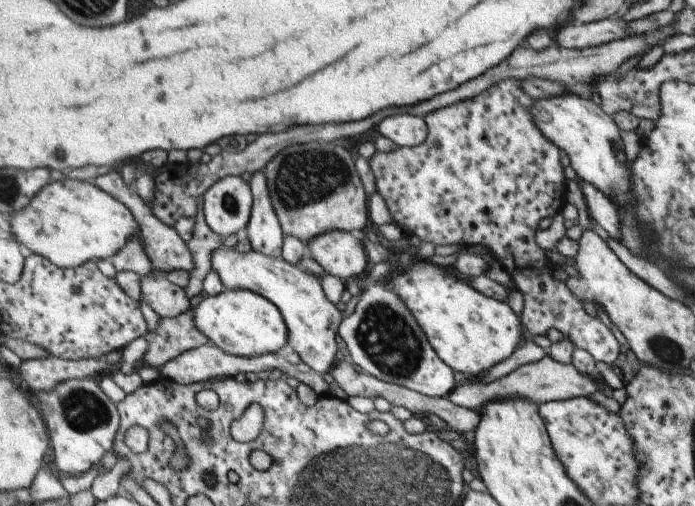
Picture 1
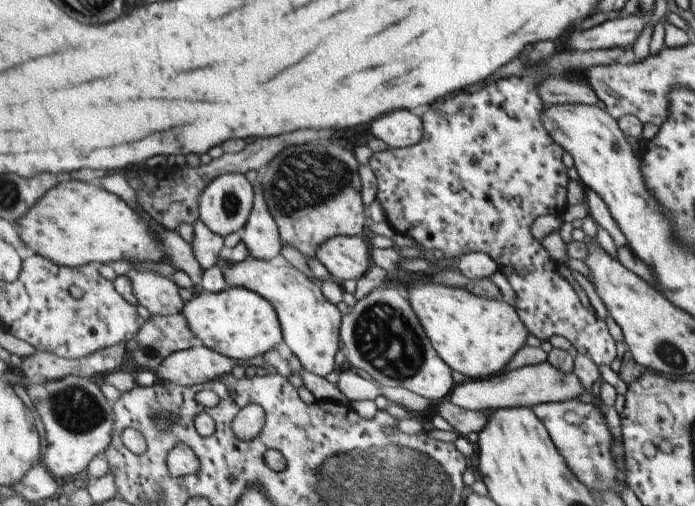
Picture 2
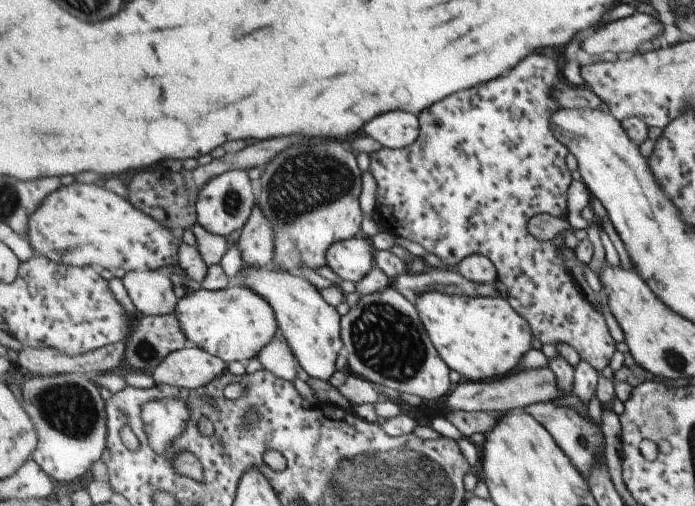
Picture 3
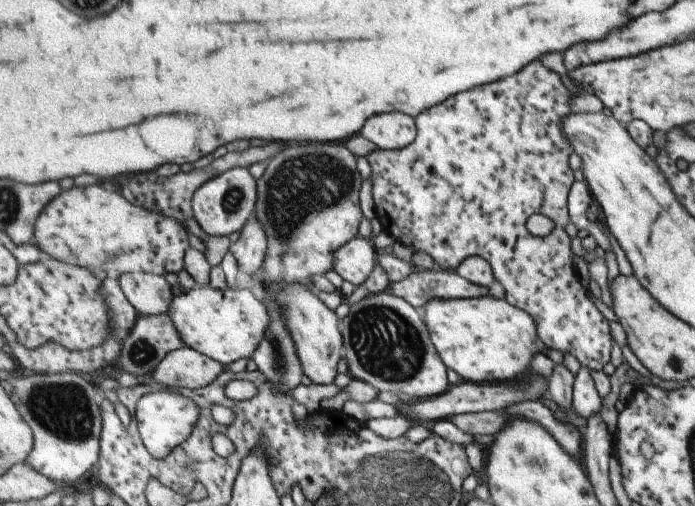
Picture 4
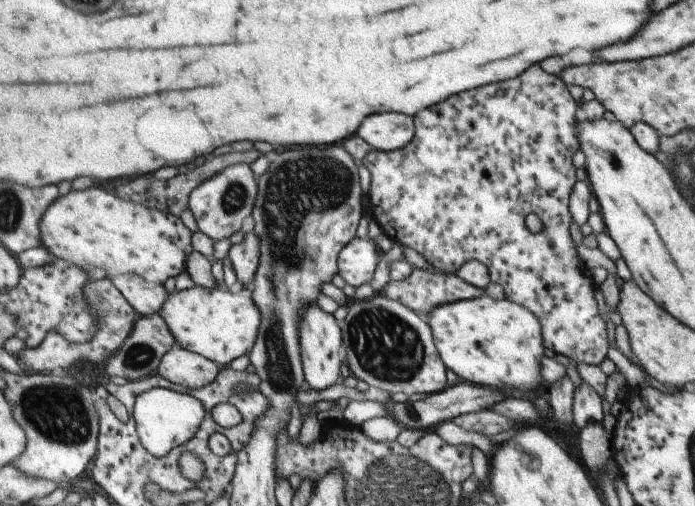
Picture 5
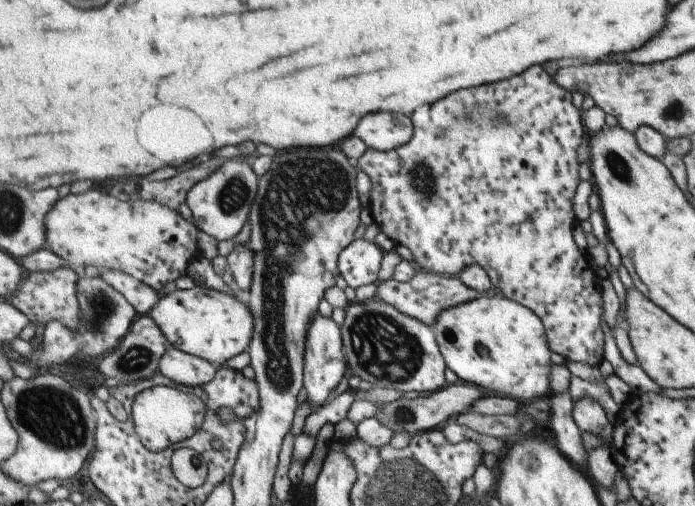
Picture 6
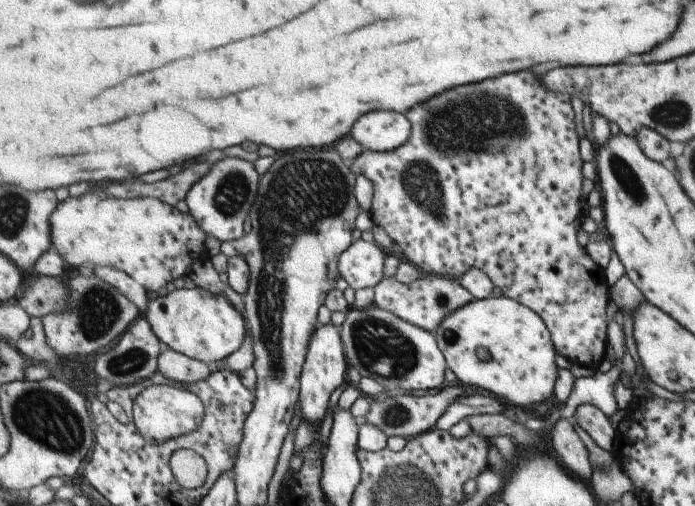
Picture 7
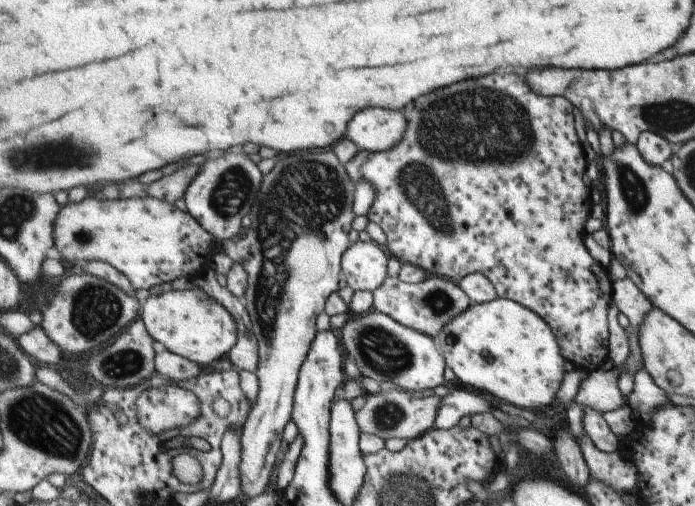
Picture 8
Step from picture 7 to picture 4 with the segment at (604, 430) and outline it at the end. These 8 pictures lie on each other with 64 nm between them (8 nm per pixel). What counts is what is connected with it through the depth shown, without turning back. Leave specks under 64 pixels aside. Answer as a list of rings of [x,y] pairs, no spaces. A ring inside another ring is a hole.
[[[583,366],[577,372],[573,407],[580,416],[586,419],[603,410],[603,400],[595,388],[593,378],[591,378],[591,369],[587,366]]]

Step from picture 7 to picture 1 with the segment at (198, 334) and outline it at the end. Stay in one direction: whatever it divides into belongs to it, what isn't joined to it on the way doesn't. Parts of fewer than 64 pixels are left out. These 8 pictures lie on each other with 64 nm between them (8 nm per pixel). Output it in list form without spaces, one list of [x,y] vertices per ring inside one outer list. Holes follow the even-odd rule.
[[[225,290],[219,296],[207,296],[196,308],[195,320],[207,338],[223,352],[235,356],[257,356],[267,353],[285,353],[289,349],[290,329],[282,310],[267,297],[247,290]]]

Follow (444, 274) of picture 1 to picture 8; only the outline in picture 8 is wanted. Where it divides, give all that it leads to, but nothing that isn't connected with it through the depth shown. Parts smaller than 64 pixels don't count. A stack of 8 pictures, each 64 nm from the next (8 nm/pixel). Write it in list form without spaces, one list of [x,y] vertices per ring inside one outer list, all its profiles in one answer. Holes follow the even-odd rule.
[[[495,298],[491,302],[472,304],[465,312],[443,328],[436,337],[442,350],[445,365],[465,386],[489,392],[506,403],[537,411],[551,406],[557,399],[557,392],[565,378],[566,356],[563,356],[561,341],[547,321],[527,306],[509,298]]]

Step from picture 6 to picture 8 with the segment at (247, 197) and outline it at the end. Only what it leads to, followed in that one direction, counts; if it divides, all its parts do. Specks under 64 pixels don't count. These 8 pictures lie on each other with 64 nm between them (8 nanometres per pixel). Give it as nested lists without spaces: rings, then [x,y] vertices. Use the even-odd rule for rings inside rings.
[[[229,152],[219,158],[207,160],[199,176],[193,180],[185,193],[187,210],[218,241],[237,239],[245,232],[241,222],[253,210],[264,179],[261,168],[247,154]]]

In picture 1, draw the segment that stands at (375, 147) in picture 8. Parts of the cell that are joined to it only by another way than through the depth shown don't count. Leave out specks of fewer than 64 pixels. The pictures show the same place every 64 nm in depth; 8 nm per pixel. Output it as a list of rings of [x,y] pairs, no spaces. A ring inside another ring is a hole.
[[[411,114],[389,116],[377,128],[385,138],[391,138],[397,146],[401,147],[419,146],[430,135],[425,117],[411,116]]]

